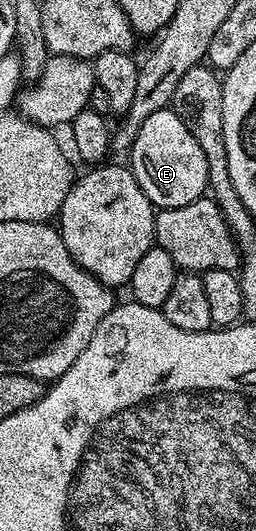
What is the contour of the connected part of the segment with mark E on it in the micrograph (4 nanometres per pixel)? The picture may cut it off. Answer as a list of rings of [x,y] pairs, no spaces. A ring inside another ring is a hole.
[[[165,109],[146,117],[138,129],[138,137],[134,137],[134,145],[130,152],[130,169],[146,197],[153,207],[163,209],[190,205],[190,201],[205,198],[208,186],[208,162],[202,154],[202,145],[194,141],[190,129],[178,117],[178,113]]]

